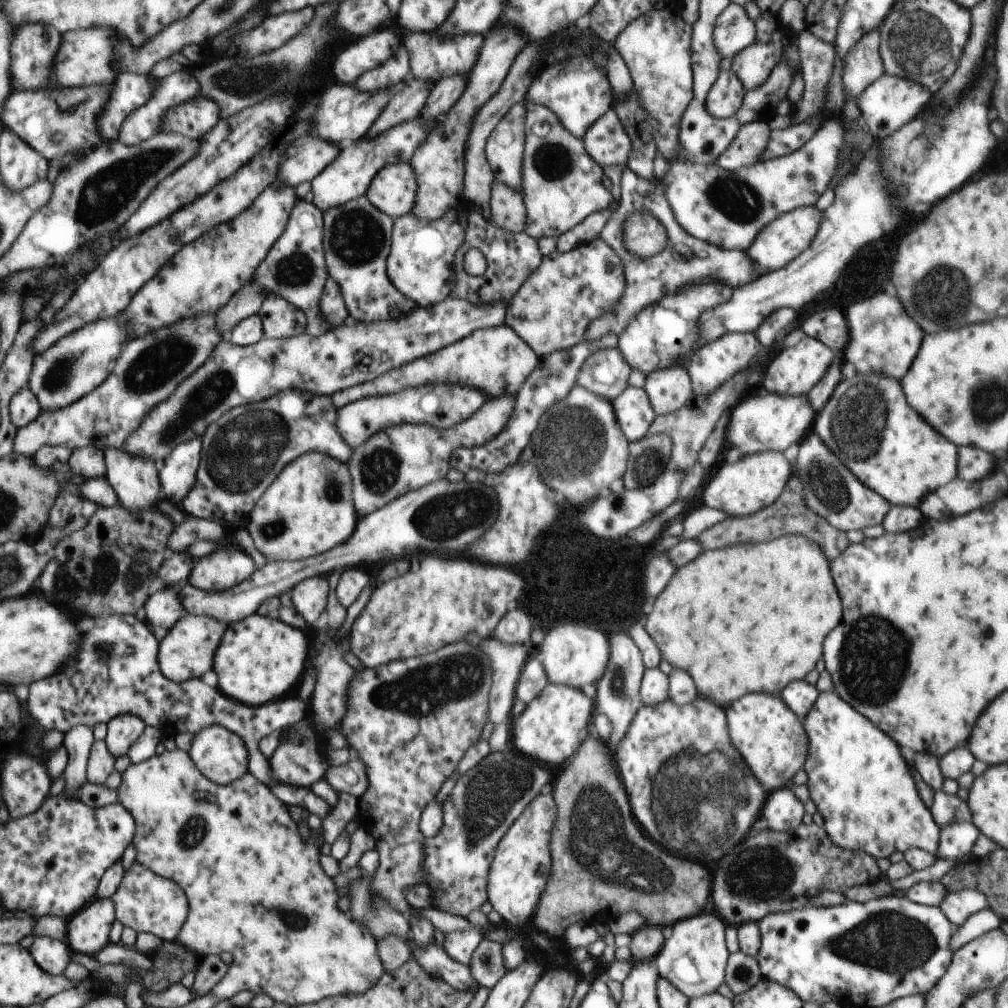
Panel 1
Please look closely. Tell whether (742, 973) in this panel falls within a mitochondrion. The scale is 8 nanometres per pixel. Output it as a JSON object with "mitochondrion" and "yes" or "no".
{"mitochondrion":"yes"}

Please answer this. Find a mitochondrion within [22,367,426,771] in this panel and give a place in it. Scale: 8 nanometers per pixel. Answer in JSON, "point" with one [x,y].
{"point":[126,578]}

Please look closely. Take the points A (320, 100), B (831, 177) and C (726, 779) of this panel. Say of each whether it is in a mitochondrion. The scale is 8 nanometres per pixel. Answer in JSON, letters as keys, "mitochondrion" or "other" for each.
{"A":"other","B":"other","C":"mitochondrion"}

